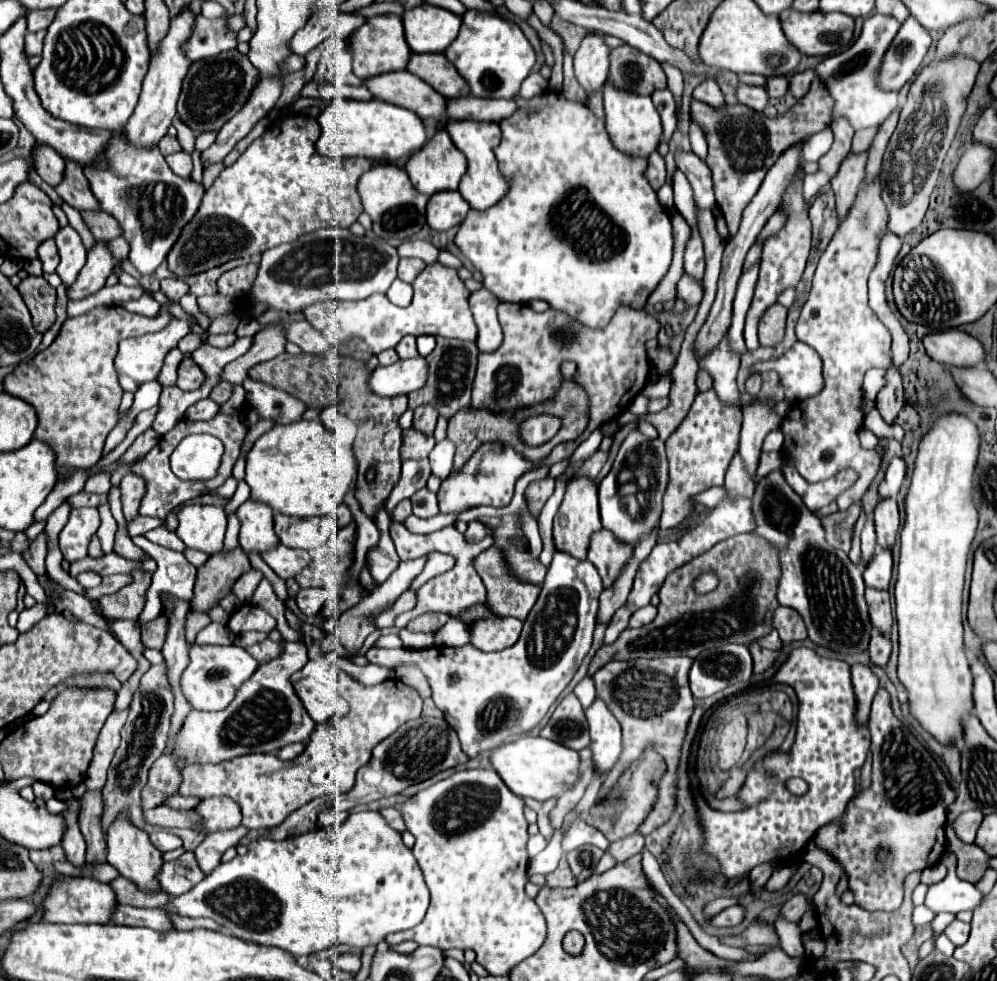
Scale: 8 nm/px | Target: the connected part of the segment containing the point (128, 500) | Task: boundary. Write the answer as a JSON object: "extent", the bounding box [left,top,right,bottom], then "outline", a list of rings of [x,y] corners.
{"extent":[121,475,145,519],"outline":[[[125,475],[121,479],[121,503],[123,503],[123,515],[125,519],[133,519],[137,517],[137,509],[139,509],[139,501],[145,493],[145,485],[143,485],[143,479],[137,477],[137,475]]]}

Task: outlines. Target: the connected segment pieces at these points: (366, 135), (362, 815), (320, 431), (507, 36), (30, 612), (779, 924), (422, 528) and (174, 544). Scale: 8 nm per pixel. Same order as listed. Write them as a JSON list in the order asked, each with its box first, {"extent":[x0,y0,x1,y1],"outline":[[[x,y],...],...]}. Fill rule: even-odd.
[{"extent":[315,99,427,163],"outline":[[[333,99],[317,117],[317,121],[321,125],[321,137],[317,139],[315,149],[325,157],[367,157],[383,163],[395,163],[399,159],[411,157],[427,143],[421,117],[417,117],[409,109],[377,99]]]},{"extent":[169,811,429,957],"outline":[[[359,811],[359,813],[351,813],[347,817],[345,823],[337,825],[337,827],[323,827],[323,829],[315,829],[309,831],[305,835],[299,837],[289,837],[283,841],[273,841],[273,839],[259,839],[255,843],[249,845],[249,853],[243,857],[235,857],[227,863],[221,863],[219,867],[215,867],[215,871],[211,871],[201,883],[197,883],[191,891],[175,897],[169,905],[171,911],[179,913],[179,915],[189,915],[189,917],[211,917],[213,921],[217,921],[221,925],[221,929],[229,931],[233,937],[239,937],[243,941],[251,941],[251,943],[259,943],[259,945],[273,945],[279,947],[287,953],[291,953],[293,957],[301,957],[301,955],[311,955],[323,949],[329,949],[333,945],[349,945],[349,947],[357,947],[357,949],[365,949],[369,945],[377,945],[381,941],[385,941],[385,937],[389,933],[395,931],[405,931],[415,927],[423,917],[425,911],[429,907],[429,889],[423,881],[421,869],[411,853],[411,849],[407,849],[401,841],[401,835],[397,831],[393,831],[385,819],[377,813],[377,811]]]},{"extent":[245,413,357,541],"outline":[[[321,413],[317,420],[275,425],[271,431],[255,441],[247,455],[245,469],[245,481],[251,489],[251,501],[261,501],[283,515],[323,517],[323,525],[331,527],[327,541],[339,530],[337,507],[346,505],[346,497],[352,491],[357,476],[353,452],[357,423],[347,415],[343,417],[347,419],[347,425],[341,429],[341,433],[333,433],[323,427]],[[267,449],[277,451],[269,455]]]},{"extent":[445,11,537,99],"outline":[[[465,11],[457,39],[447,47],[445,57],[467,79],[475,97],[513,99],[519,93],[523,79],[531,73],[537,57],[523,31],[495,11]]]},{"extent":[16,603,46,633],"outline":[[[37,603],[35,607],[25,609],[19,614],[19,619],[16,625],[16,629],[19,633],[24,633],[31,629],[38,621],[40,621],[46,615],[46,606],[44,604]]]},{"extent":[775,917,805,957],"outline":[[[781,917],[775,921],[775,931],[781,939],[781,949],[789,955],[789,957],[801,957],[805,955],[803,951],[803,941],[801,941],[801,931],[797,927],[797,923],[787,923]]]},{"extent":[405,515,457,533],"outline":[[[411,515],[409,519],[405,519],[405,527],[411,531],[411,533],[433,533],[437,529],[443,529],[447,525],[453,525],[457,521],[457,515],[435,515],[435,517],[429,517],[429,519],[419,519],[415,515]]]},{"extent":[145,525,185,551],"outline":[[[161,525],[161,527],[155,529],[155,531],[149,531],[145,537],[147,537],[149,541],[153,541],[153,543],[157,543],[157,545],[161,545],[161,547],[173,549],[173,551],[183,551],[183,549],[185,549],[183,541],[181,541],[175,533],[171,533],[165,525]]]}]

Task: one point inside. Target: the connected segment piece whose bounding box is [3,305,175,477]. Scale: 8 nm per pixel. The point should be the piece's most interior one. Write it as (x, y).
(73, 386)

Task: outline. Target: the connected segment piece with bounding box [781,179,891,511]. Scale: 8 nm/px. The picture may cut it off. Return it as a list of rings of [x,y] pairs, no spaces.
[[[879,179],[859,187],[847,219],[839,225],[827,251],[819,259],[813,289],[801,309],[795,333],[799,341],[821,355],[825,387],[817,397],[795,403],[781,425],[785,435],[781,453],[795,461],[805,481],[819,483],[835,477],[843,469],[853,469],[859,475],[857,481],[835,499],[839,511],[861,501],[881,463],[881,453],[877,449],[863,449],[857,437],[863,425],[863,375],[867,369],[887,369],[891,363],[891,335],[867,305],[867,277],[875,265],[881,235],[887,229],[887,209],[879,197],[879,189]]]

